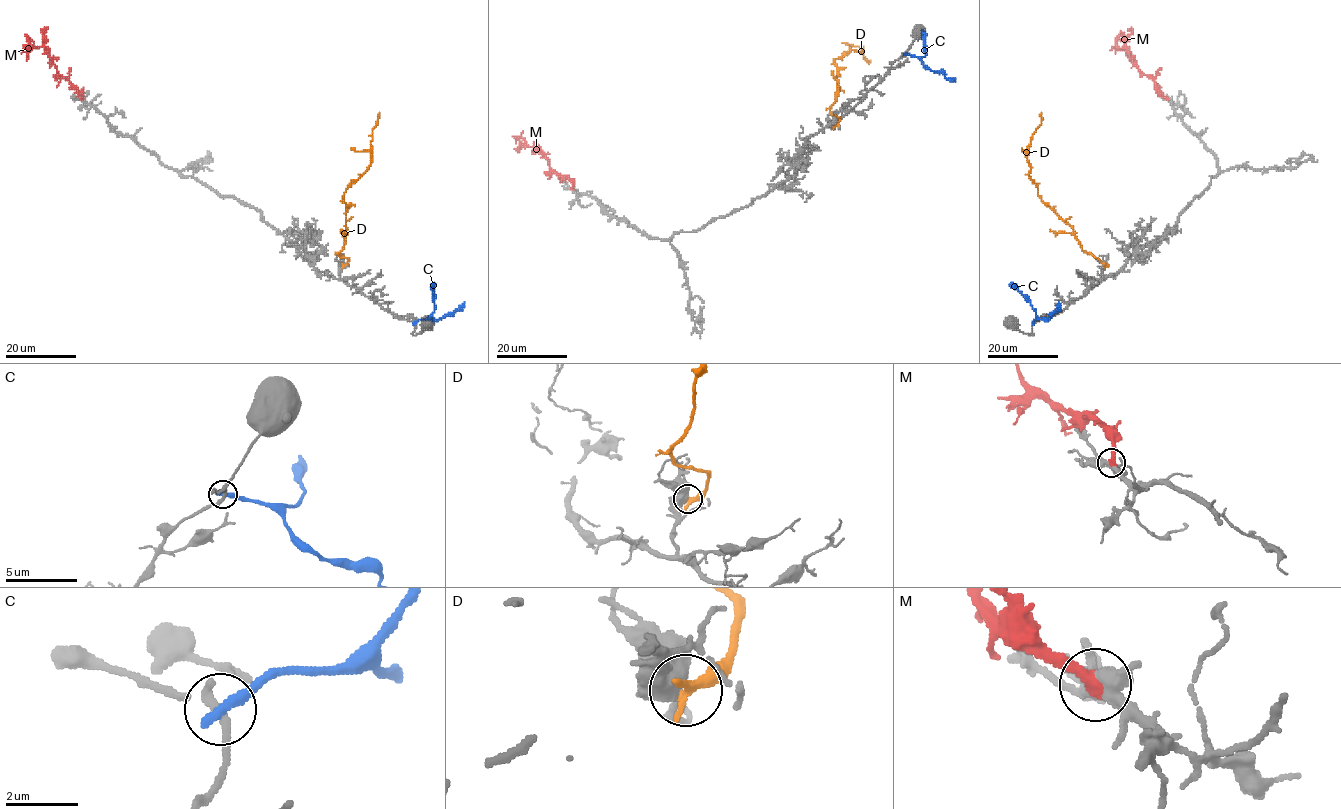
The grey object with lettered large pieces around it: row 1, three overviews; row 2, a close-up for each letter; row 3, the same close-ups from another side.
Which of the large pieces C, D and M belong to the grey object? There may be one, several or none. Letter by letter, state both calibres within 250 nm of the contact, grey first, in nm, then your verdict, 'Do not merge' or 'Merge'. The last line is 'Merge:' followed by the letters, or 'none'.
C: Thickness 170 nm (grey) against 360 nm. Do not merge
D: Thickness 500 nm (grey) against 400 nm. Do not merge
M: Thickness 420 nm (grey) against 360 nm. Merge
Merge: M

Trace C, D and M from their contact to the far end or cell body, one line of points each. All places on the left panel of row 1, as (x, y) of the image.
C: (415, 322), (421, 319), (438, 321), (451, 315), (464, 301)
D: (343, 265), (348, 259), (339, 252), (346, 235), (344, 194), (371, 163), (372, 127), (379, 112)
M: (81, 99), (77, 89), (57, 73), (47, 50), (43, 46), (34, 48), (24, 35)

